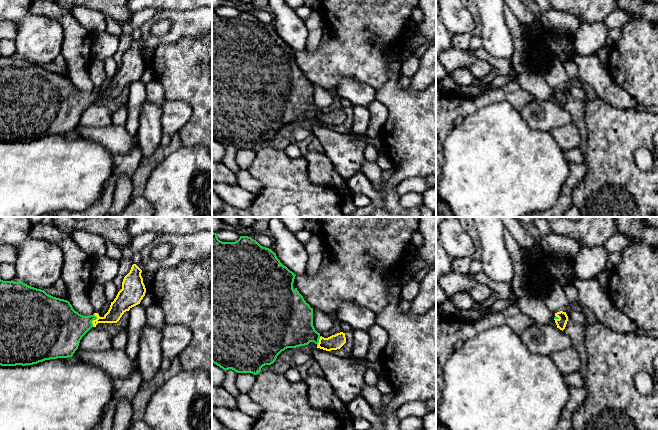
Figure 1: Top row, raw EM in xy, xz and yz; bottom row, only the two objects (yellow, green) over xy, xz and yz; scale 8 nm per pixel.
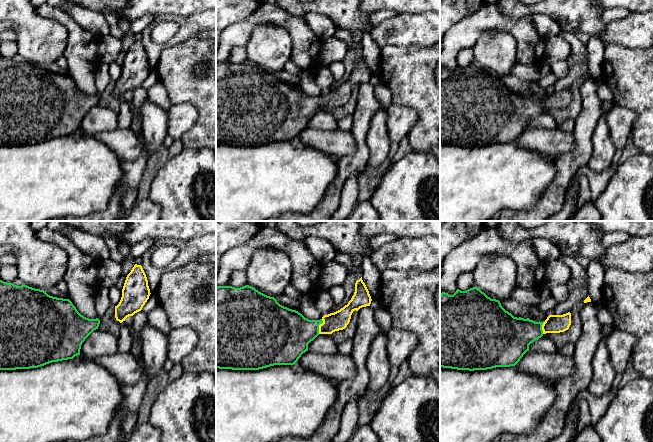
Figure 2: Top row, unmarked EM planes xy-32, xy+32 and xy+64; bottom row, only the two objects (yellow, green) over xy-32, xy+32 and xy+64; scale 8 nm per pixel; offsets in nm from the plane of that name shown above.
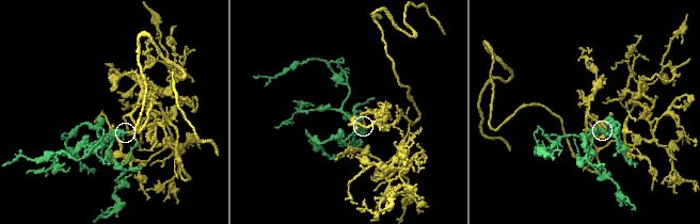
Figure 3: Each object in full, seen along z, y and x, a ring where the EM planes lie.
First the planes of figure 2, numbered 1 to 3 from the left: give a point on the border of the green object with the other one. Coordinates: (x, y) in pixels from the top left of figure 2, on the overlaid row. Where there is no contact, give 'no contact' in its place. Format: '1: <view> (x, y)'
1: no contact
2: xy+32 (319, 326)
3: xy+64 (542, 327)

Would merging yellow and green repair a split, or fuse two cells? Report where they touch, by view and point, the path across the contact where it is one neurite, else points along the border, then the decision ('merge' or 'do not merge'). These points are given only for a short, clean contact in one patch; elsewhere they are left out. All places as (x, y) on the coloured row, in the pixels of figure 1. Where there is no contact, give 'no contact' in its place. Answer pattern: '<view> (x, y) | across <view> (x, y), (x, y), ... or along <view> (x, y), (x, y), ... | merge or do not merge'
xy (93, 320) | across xy (120, 305), (106, 319), (93, 320), (63, 328) | merge

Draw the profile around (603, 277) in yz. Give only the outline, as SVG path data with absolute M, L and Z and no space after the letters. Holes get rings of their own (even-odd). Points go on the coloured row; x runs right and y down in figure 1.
M603 270L599 272L594 278L597 279L601 285L601 287L606 290L609 284L609 276L610 276L610 271L608 270Z

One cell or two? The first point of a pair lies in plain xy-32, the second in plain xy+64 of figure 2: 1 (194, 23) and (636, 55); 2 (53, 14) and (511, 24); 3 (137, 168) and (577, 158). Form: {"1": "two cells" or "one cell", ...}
{"1": "two cells", "2": "one cell", "3": "one cell"}

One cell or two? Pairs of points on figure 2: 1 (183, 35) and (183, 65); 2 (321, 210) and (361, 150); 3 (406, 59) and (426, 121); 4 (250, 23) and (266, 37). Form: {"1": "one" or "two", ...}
{"1": "two", "2": "one", "3": "one", "4": "two"}

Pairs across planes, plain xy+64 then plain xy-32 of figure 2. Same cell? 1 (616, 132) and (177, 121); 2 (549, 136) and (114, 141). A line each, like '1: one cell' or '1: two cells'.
1: one cell
2: one cell

